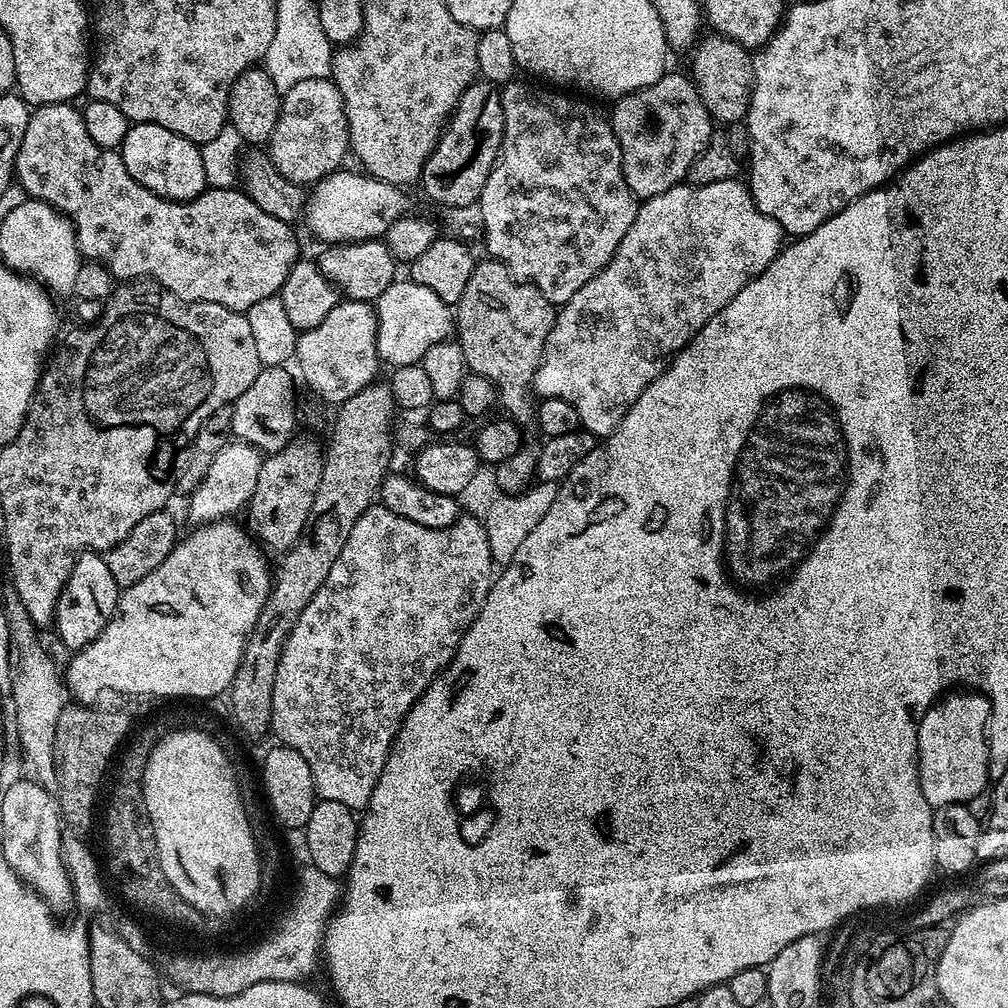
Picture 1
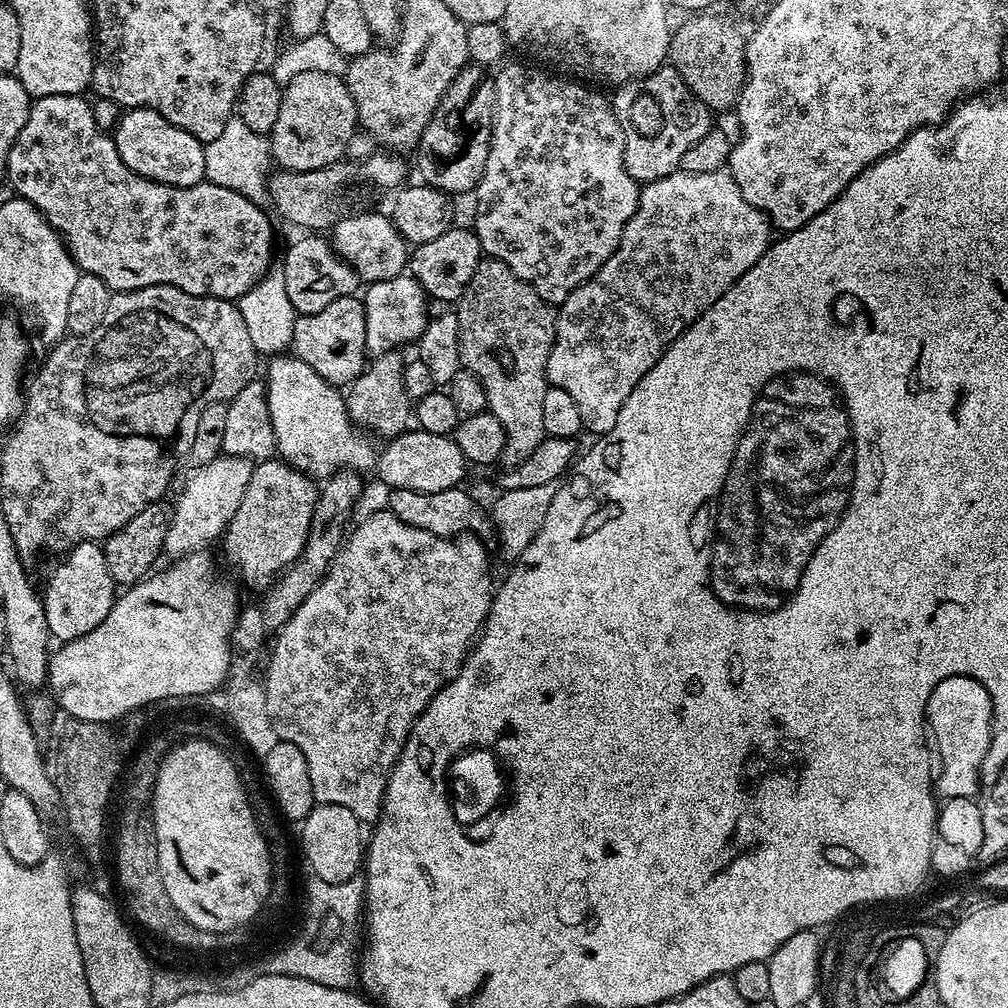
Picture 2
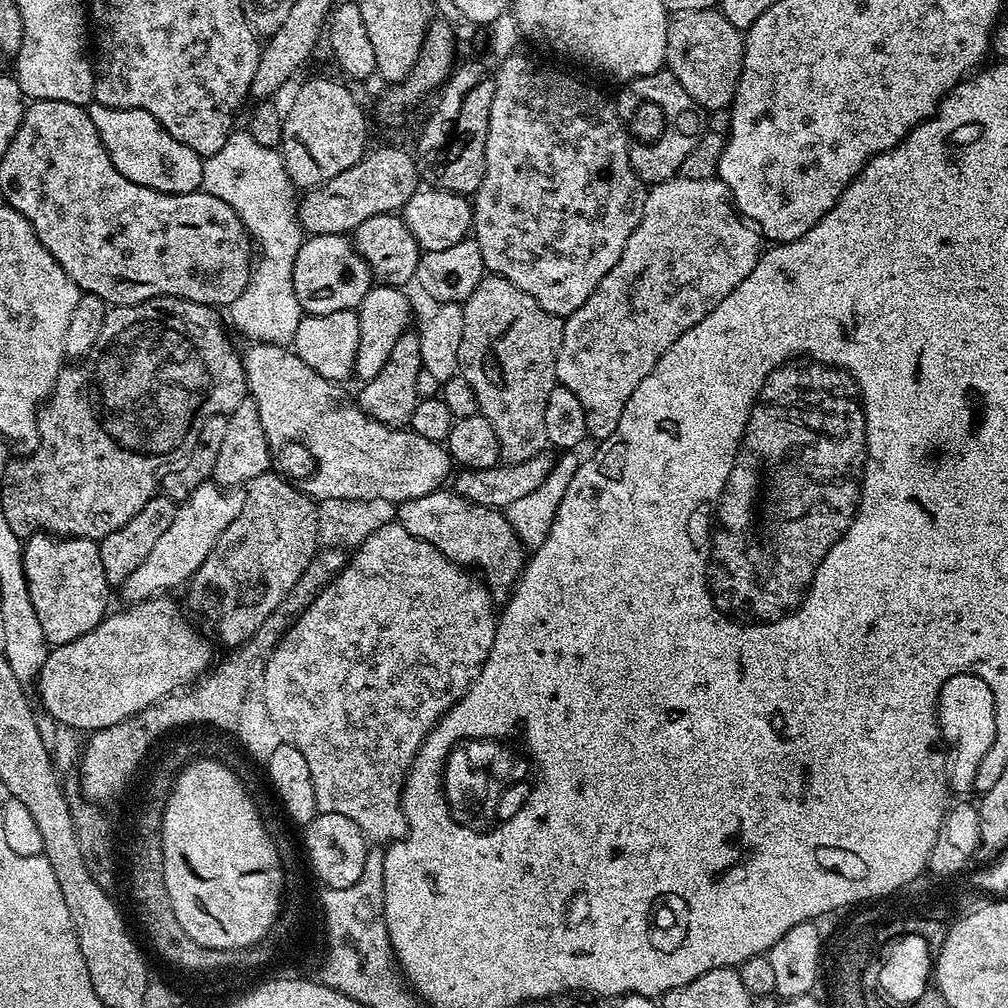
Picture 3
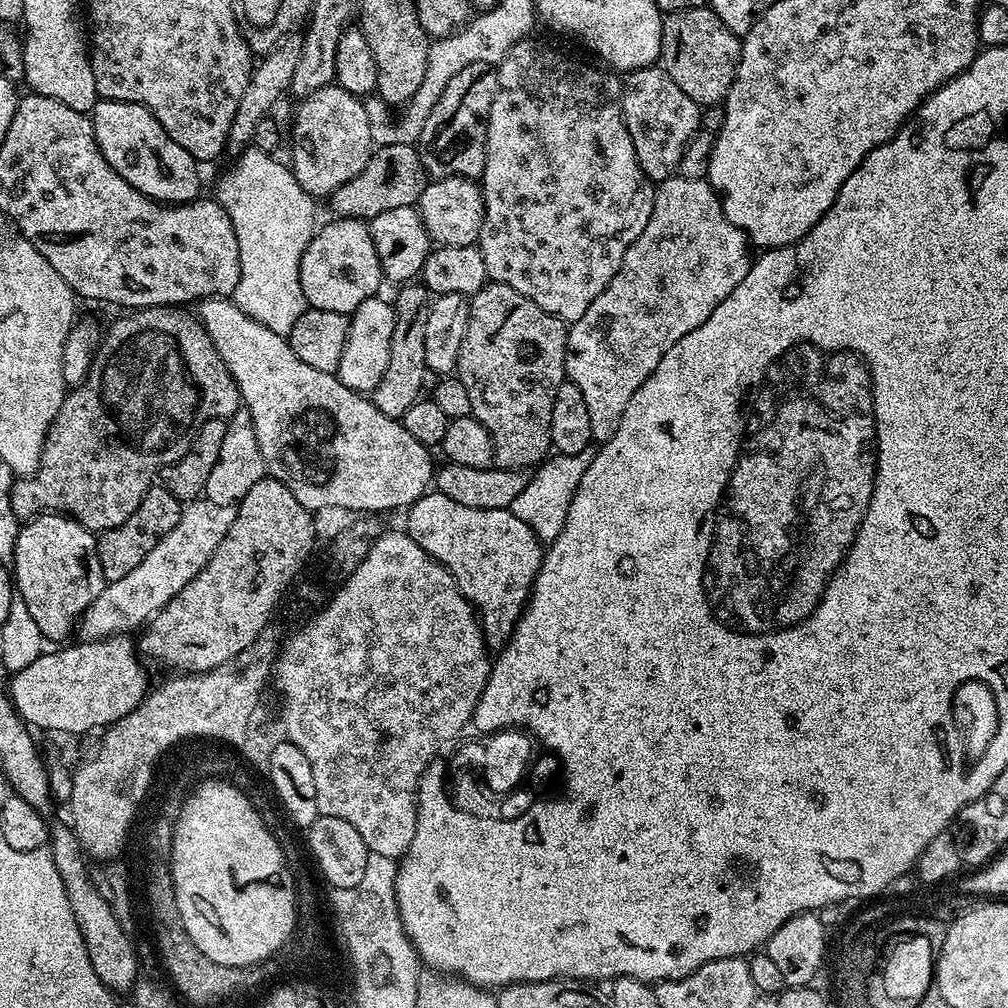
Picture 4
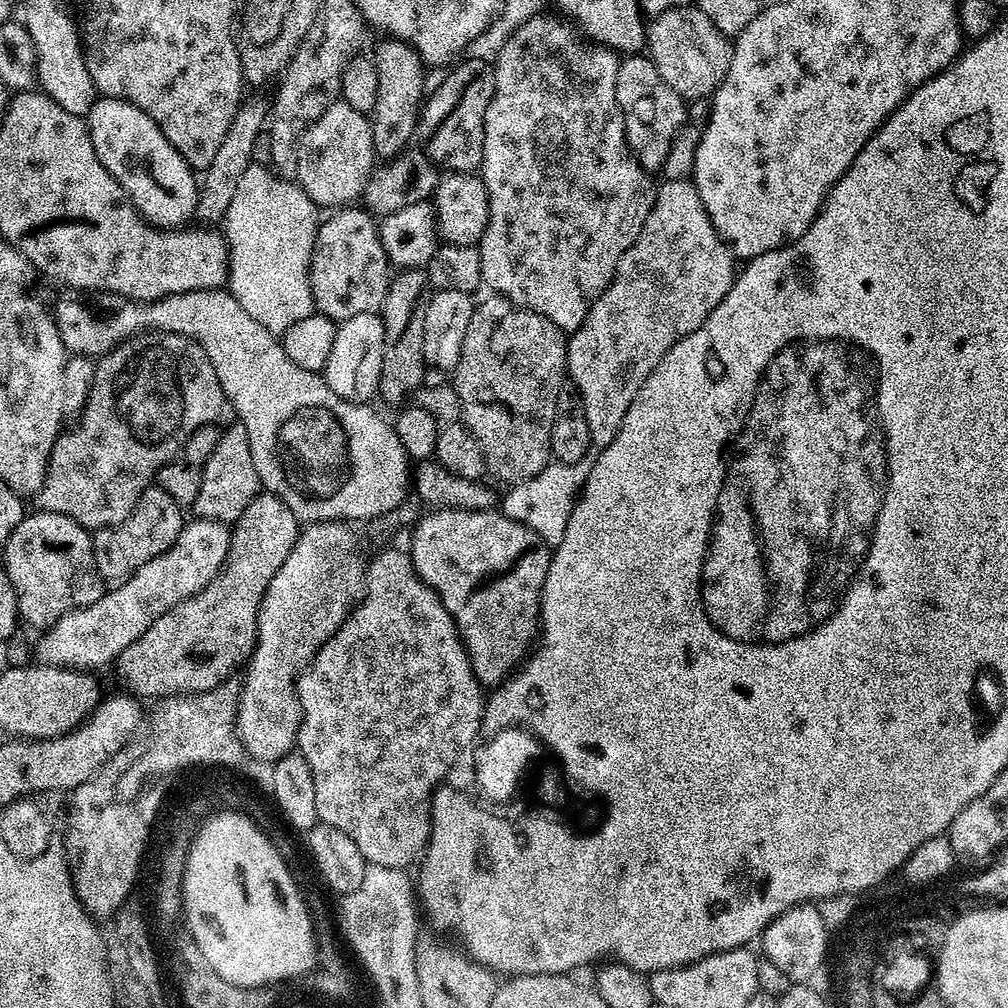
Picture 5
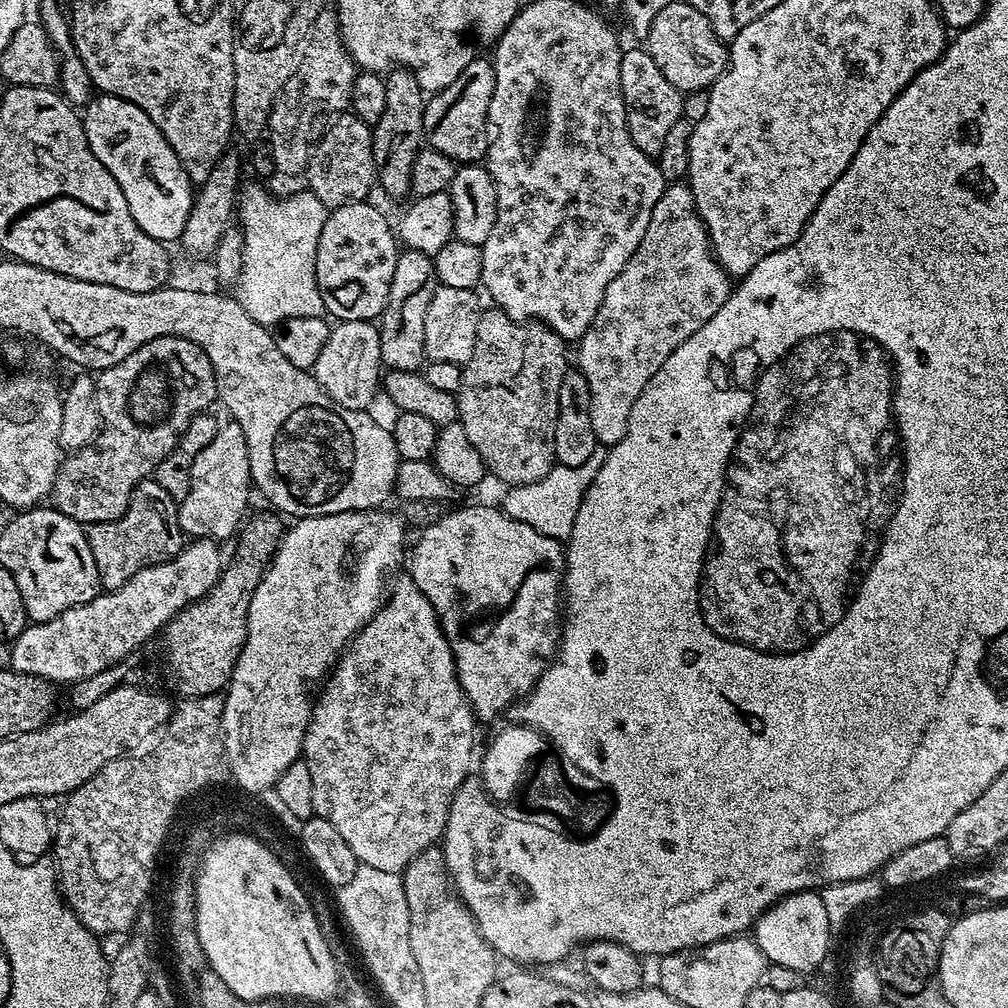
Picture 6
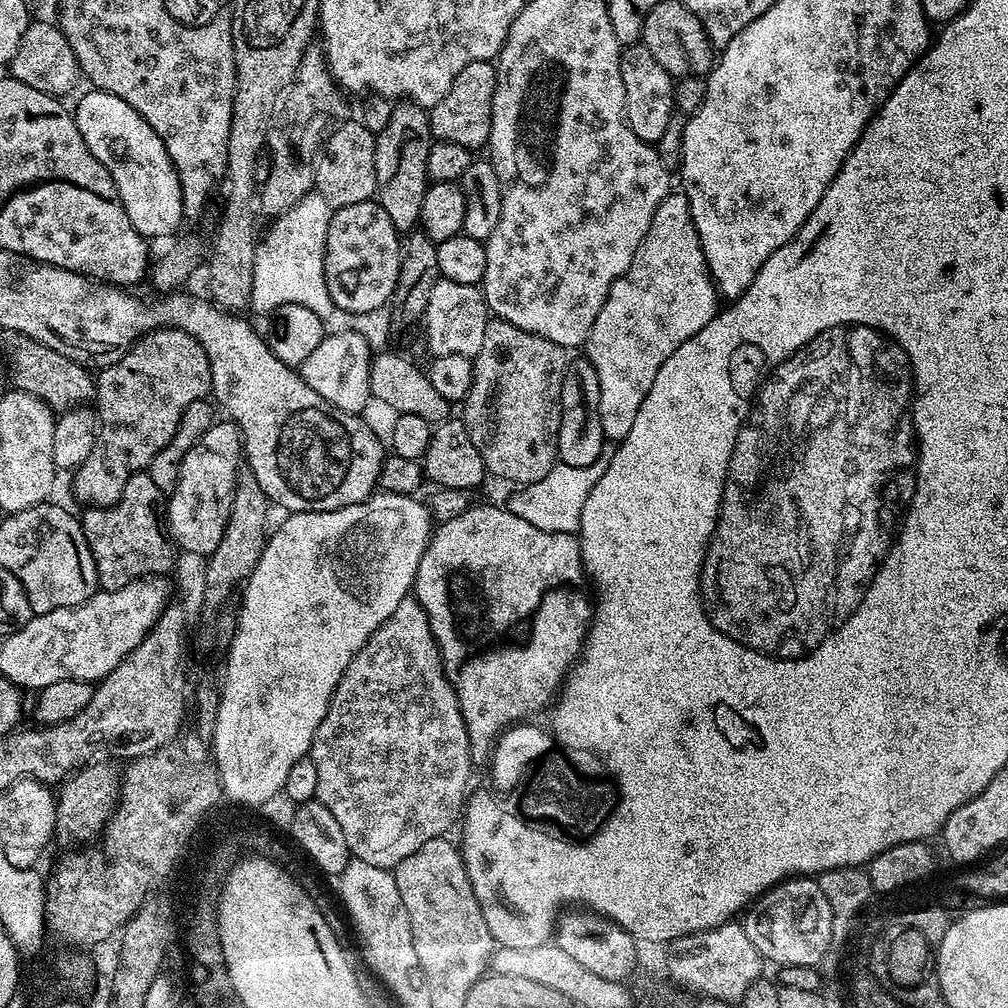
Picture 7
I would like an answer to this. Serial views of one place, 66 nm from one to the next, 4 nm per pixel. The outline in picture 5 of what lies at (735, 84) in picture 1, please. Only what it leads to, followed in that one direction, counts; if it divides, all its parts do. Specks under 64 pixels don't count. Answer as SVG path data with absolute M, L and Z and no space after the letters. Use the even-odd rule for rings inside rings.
M695 5L671 8L648 26L646 48L662 80L686 102L711 97L733 60L731 39L721 34L708 15Z

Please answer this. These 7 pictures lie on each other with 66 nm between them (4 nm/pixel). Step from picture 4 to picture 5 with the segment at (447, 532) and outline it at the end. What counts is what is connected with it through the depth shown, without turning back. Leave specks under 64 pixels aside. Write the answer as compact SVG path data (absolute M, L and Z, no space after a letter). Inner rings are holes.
M531 531L528 544L524 544L504 568L492 568L492 572L476 576L464 596L456 596L456 592L440 596L456 624L471 660L472 672L481 685L490 688L507 679L533 645L539 633L540 594L550 560L549 547Z

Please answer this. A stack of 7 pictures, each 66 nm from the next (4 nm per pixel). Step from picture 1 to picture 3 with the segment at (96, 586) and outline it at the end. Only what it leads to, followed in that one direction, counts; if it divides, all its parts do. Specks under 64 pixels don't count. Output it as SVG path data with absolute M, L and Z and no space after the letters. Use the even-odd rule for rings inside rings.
M36 532L23 543L24 582L29 584L30 599L49 645L74 642L74 638L82 638L82 634L97 628L109 611L110 591L102 570L99 543L61 538L46 532Z

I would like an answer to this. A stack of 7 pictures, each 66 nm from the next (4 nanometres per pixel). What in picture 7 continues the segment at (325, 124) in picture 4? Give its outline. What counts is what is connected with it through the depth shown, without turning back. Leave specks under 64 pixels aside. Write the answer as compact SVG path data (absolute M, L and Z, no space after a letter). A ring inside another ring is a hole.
M359 122L353 124L337 123L324 147L320 149L320 155L316 163L315 191L326 198L326 202L332 209L342 206L354 206L354 202L366 202L373 199L376 194L376 175L374 174L374 146L375 135L366 130L366 126Z

